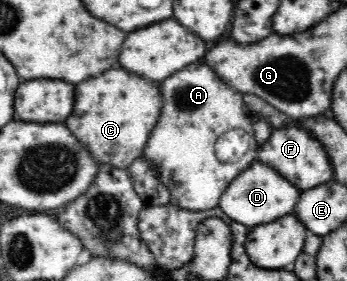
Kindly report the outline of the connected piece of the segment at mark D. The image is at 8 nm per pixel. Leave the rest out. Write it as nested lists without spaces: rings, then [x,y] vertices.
[[[256,158],[243,170],[221,195],[218,206],[224,214],[235,222],[249,228],[273,222],[285,214],[293,212],[301,190],[291,184],[291,180],[279,175],[271,166]]]

